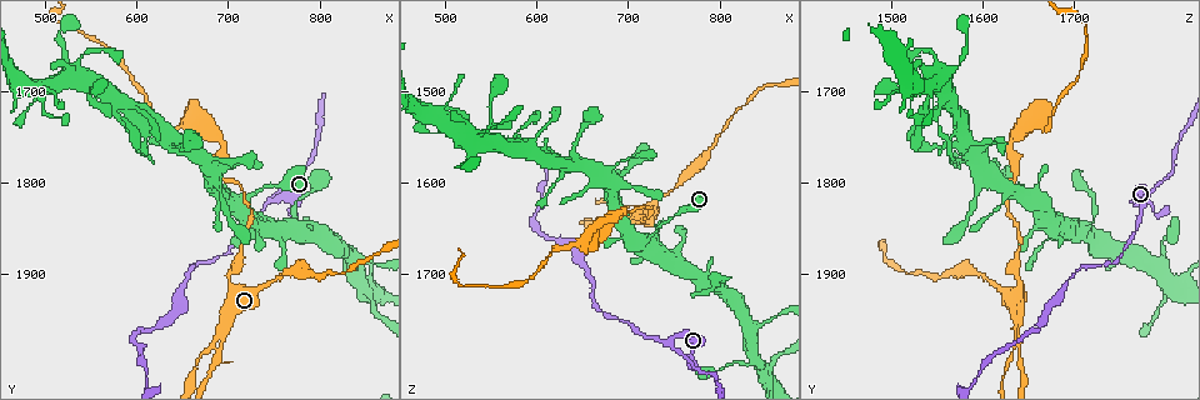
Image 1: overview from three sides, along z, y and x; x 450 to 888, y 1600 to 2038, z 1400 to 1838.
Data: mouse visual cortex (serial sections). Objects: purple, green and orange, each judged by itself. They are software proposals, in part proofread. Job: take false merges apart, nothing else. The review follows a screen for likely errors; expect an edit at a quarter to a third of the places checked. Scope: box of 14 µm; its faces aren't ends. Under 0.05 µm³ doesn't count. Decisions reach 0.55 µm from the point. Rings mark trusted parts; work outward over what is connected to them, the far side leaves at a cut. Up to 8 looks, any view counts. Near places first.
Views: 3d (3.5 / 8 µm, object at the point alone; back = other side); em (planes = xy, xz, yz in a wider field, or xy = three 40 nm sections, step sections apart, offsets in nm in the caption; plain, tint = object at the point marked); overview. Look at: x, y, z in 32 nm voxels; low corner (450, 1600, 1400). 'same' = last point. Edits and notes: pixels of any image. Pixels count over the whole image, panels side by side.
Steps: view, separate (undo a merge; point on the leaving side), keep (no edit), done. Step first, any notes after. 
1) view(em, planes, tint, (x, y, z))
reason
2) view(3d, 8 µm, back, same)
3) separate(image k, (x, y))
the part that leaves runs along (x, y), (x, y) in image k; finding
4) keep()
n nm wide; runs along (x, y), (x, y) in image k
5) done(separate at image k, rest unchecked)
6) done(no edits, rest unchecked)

view(3d, 3.5 µm, (700, 1905, 1635))
abrupt turn

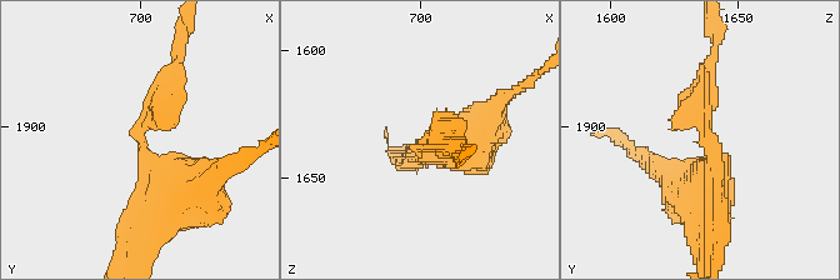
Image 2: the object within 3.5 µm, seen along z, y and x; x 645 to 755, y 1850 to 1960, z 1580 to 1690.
view(em, xy, step 3, tint, (701, 1902, 1638))
need the tissue

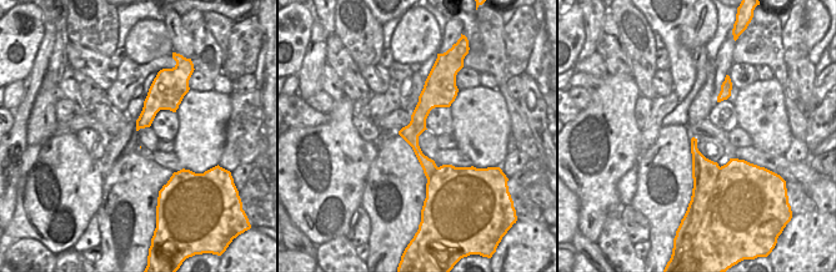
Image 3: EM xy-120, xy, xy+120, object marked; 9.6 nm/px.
view(em, xy, step 5, tint, same)
another direction

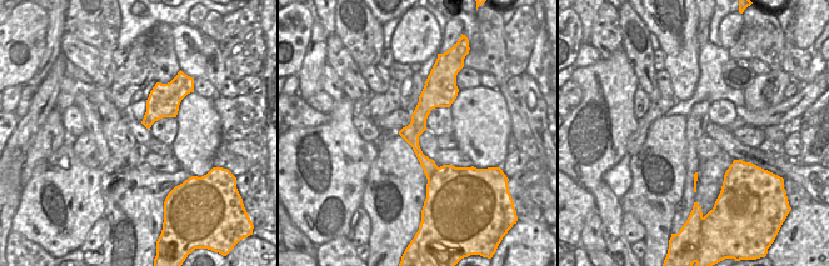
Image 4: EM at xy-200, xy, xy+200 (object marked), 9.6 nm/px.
separate(image 2, (144, 118))
the part that leaves runs along (154, 163), (139, 133), (178, 64) in image 2; two cells meet here

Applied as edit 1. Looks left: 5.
view(overview)

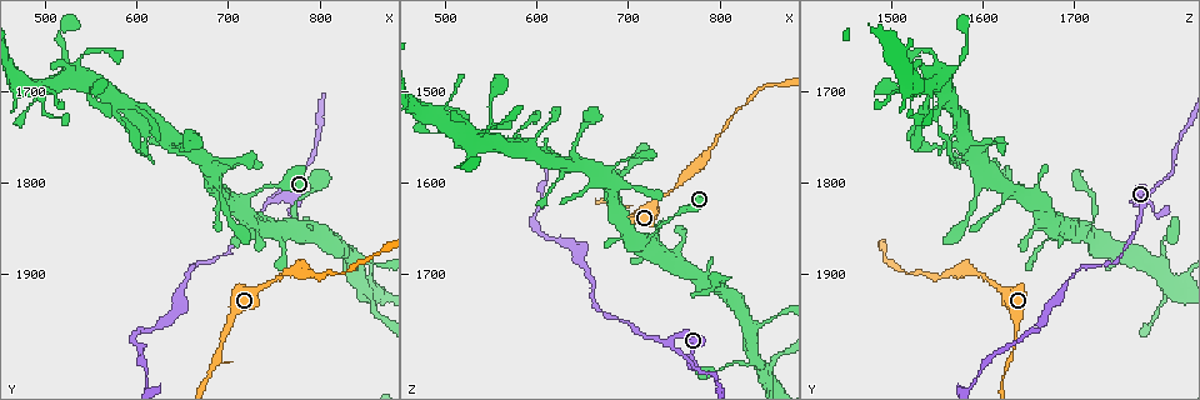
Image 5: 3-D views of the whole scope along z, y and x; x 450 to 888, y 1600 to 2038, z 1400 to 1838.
view(em, xy, step 3, tint, (740, 1825, 1780))
side arm on a straight run

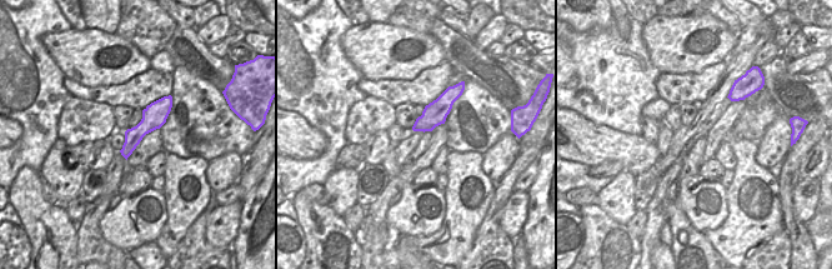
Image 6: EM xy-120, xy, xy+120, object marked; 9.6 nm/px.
view(3d, 3.5 µm, same)

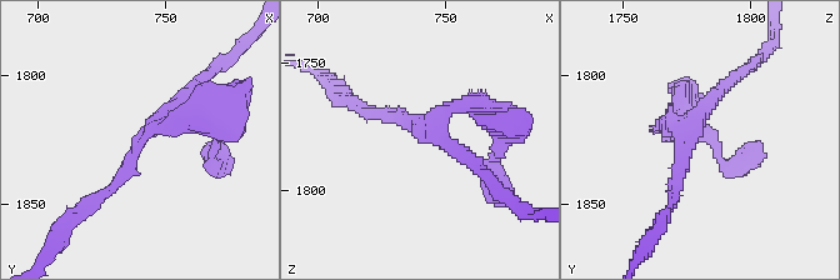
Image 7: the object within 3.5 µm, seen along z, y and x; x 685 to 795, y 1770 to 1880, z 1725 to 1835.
keep()
arms of 150, 200, 200 nm; runs along (201, 119), (151, 126), (94, 203) in image 7; all the same cell

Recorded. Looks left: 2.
view(3d, 3.5 µm, back, (690, 1975, 1635))
narrows sharply

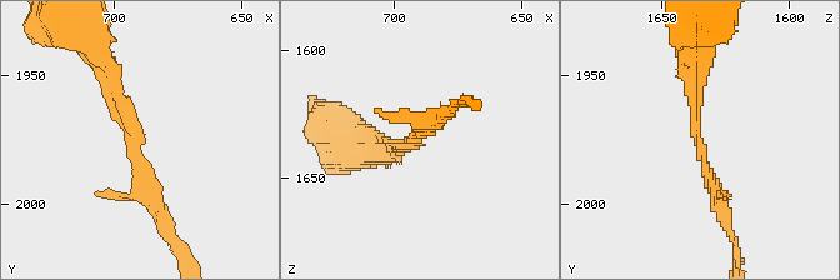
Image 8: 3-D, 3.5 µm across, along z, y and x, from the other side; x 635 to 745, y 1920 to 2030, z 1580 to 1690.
view(em, xy, step 1, tint, (692, 1976, 1635))
shape alone is not enough

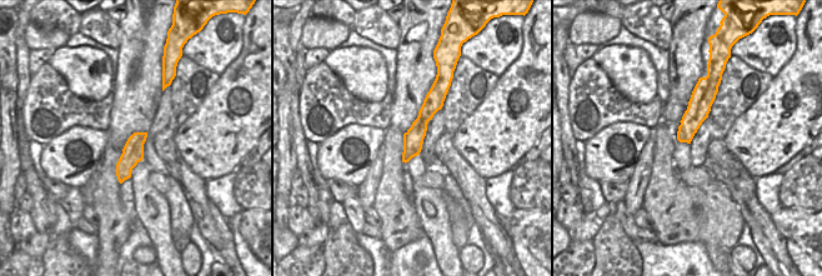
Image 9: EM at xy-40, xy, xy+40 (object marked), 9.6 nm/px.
keep()
arms of 150, 200 nm; one cell here

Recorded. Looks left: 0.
done(separate at image 2, rest unchecked)

